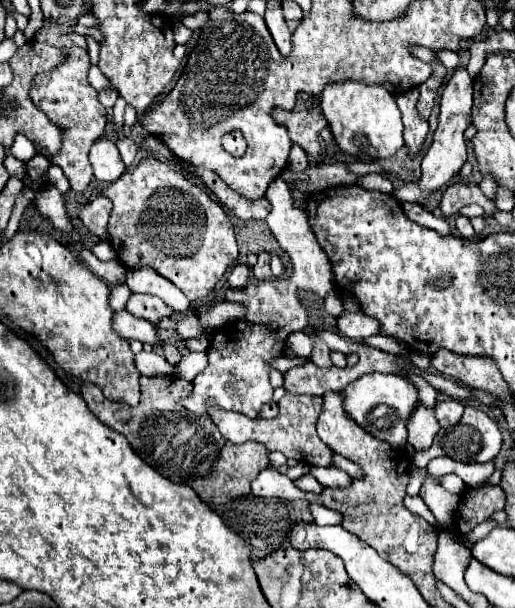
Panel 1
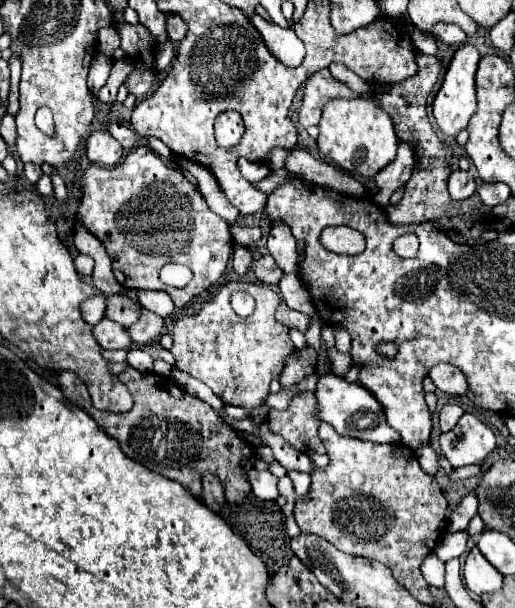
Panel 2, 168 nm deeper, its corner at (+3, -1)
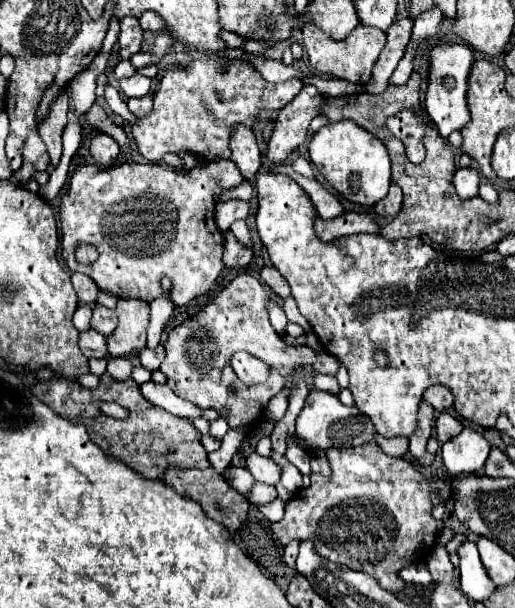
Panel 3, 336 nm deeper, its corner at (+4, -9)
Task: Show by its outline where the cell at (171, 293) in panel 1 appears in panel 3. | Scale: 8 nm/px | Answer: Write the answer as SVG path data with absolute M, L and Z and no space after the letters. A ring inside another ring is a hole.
M166 276L161 279L161 289L163 289L163 295L157 297L155 301L151 301L151 325L147 329L147 347L149 349L155 349L159 345L159 337L165 327L165 321L169 319L169 315L175 309L175 303L169 297L173 283Z

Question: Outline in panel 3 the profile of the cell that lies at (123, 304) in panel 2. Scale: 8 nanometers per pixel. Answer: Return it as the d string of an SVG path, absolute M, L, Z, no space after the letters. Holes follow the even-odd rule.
M95 305L93 307L93 319L91 319L91 329L99 331L101 335L111 335L111 331L115 331L115 323L117 323L117 313L103 307L103 305Z

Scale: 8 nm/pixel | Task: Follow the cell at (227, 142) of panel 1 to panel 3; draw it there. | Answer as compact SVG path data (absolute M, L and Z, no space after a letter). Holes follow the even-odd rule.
M215 161L195 171L181 171L163 167L157 163L139 165L123 163L117 167L81 165L73 171L67 193L61 197L61 247L69 271L89 275L101 291L113 293L115 297L131 297L129 287L129 265L133 265L133 297L153 301L161 295L159 279L167 275L173 281L173 303L185 305L191 299L207 293L223 269L223 233L215 223L215 195L232 189L244 181L233 161ZM77 243L91 243L99 251L99 259L93 265L81 265L75 261Z

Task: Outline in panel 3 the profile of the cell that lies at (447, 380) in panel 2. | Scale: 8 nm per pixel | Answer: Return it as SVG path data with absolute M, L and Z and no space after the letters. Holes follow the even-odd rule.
M433 385L423 393L423 401L429 403L435 411L441 413L441 411L445 411L445 409L449 409L453 405L453 395L451 395L451 391L447 387Z

